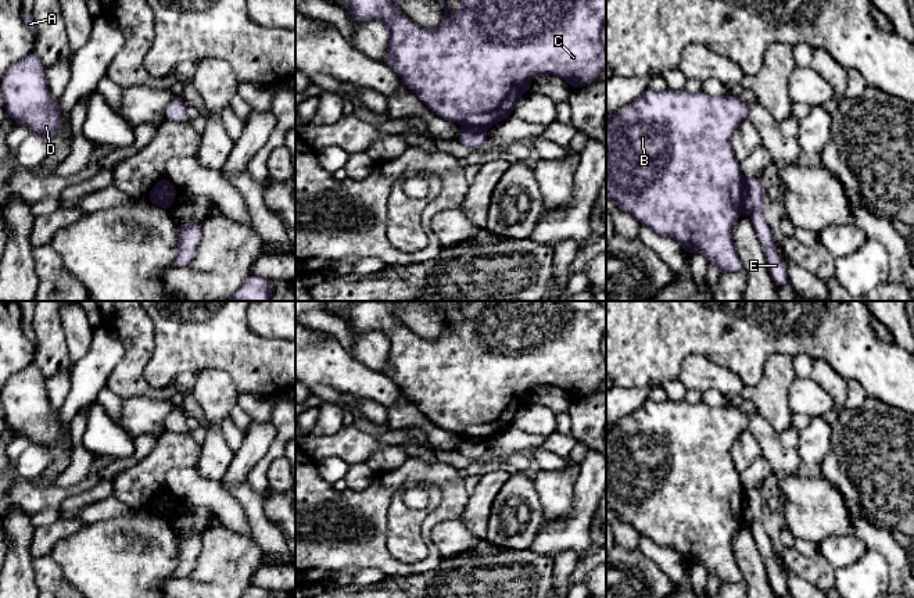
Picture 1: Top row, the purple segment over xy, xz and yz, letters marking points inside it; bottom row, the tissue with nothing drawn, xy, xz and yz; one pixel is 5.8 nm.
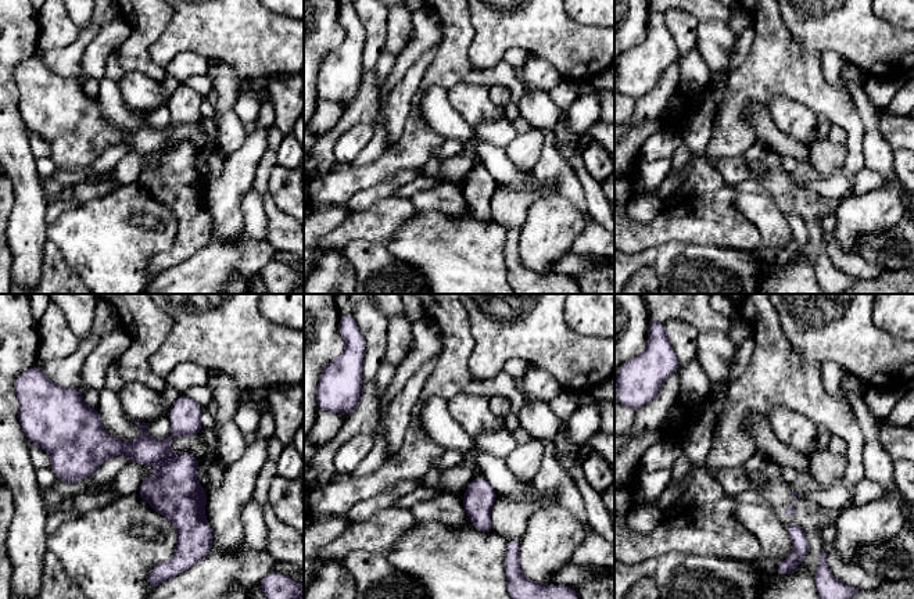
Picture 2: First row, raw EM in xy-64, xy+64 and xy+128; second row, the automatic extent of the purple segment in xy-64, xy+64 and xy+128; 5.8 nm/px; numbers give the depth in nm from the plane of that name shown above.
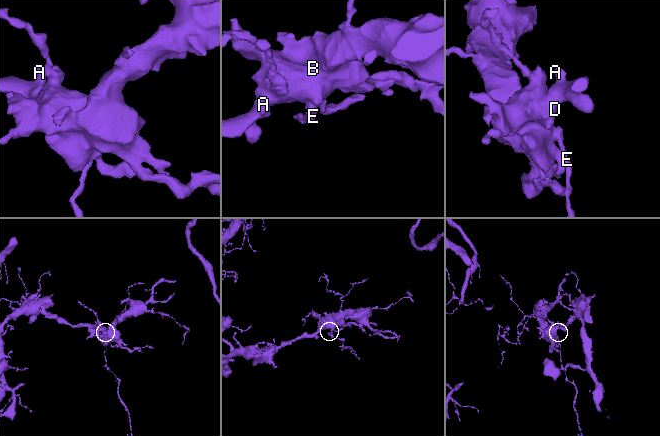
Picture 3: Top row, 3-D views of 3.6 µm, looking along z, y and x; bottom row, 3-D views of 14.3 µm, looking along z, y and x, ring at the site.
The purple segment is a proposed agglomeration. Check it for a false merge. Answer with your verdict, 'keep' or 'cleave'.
cleave

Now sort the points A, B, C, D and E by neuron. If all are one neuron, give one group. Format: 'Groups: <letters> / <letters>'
Groups: A B C D / E

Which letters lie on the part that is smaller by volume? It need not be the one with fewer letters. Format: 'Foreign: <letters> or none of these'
Foreign: E

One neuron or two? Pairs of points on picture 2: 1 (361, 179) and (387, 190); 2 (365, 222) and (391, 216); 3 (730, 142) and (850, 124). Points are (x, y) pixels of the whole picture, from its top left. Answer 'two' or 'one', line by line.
1: two
2: one
3: one

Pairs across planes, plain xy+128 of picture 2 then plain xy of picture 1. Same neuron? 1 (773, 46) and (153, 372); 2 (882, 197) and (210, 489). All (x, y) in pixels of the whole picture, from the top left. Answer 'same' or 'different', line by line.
1: different
2: different

